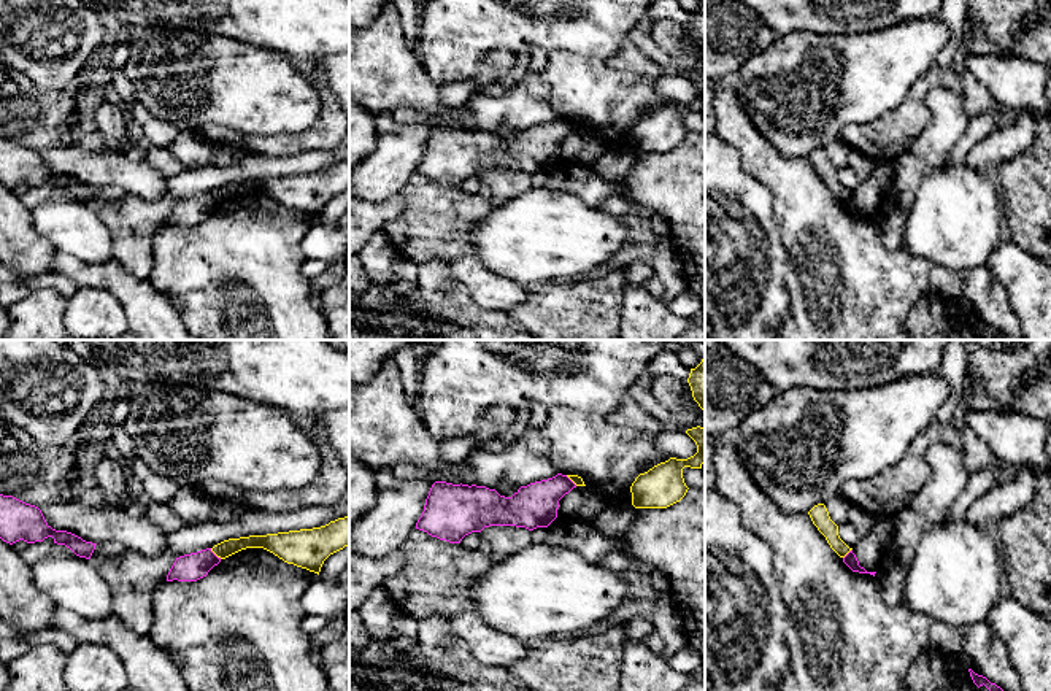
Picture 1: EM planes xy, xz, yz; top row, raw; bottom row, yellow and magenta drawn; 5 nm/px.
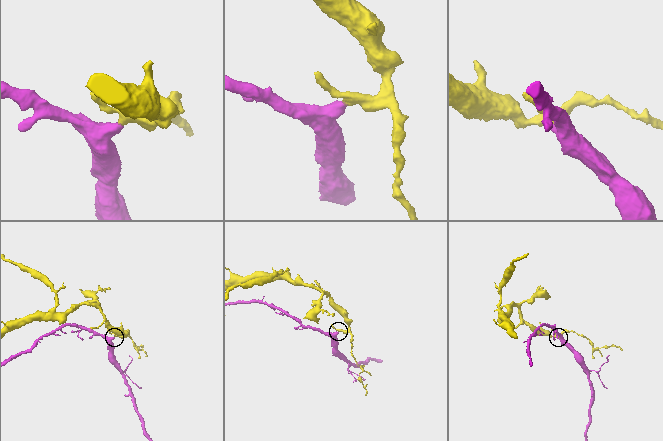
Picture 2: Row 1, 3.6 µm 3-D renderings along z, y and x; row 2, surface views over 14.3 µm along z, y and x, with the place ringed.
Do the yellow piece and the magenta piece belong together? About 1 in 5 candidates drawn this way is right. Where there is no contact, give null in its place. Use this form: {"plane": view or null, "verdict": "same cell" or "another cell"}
{"plane": "xy", "verdict": "another cell"}

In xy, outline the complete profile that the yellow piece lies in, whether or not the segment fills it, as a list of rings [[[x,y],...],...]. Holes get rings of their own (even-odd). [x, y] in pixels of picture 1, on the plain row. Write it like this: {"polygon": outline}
{"polygon": [[[349,160],[313,173],[229,183],[211,195],[225,203],[246,192],[264,192],[287,208],[319,219],[324,205],[345,191],[349,191]]]}

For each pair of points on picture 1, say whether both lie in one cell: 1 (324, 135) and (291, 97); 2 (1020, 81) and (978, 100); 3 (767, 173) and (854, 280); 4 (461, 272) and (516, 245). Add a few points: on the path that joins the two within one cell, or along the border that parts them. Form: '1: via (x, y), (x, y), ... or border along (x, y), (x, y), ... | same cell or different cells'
1: border along (315, 86), (321, 118), (299, 132), (278, 132) | different cells
2: border along (966, 69), (997, 102) | different cells
3: via (796, 196), (826, 226), (842, 251) | same cell
4: border along (472, 254), (491, 270), (513, 281) | different cells

